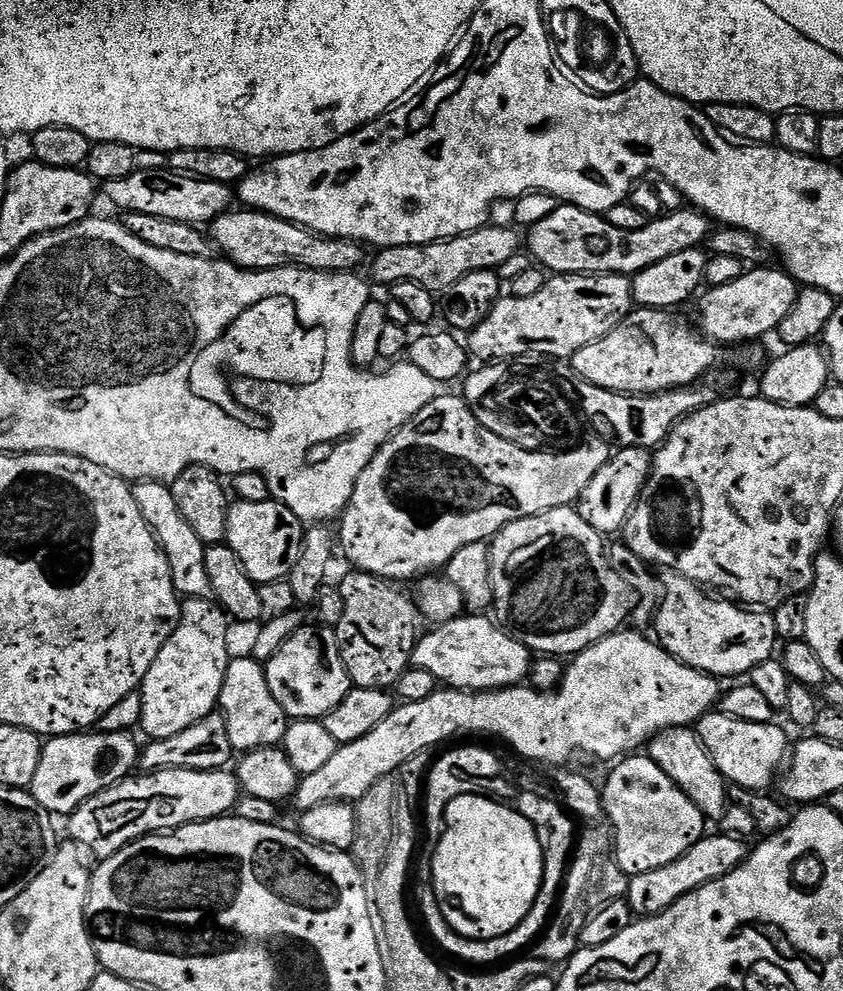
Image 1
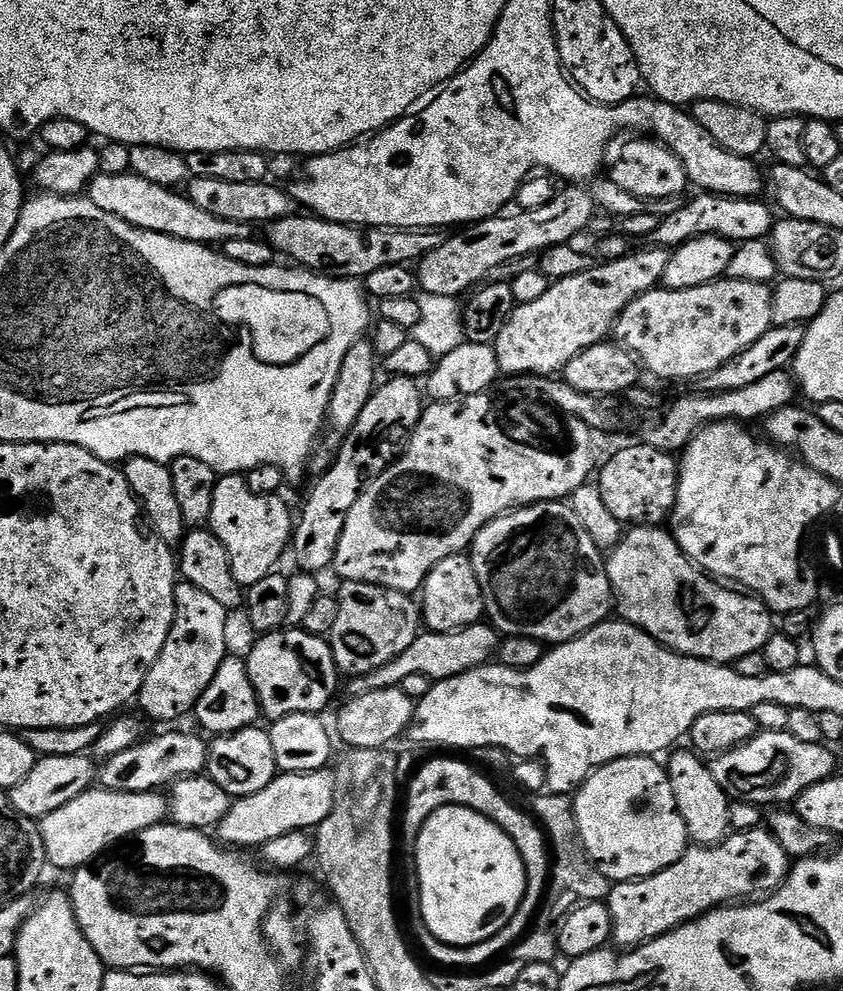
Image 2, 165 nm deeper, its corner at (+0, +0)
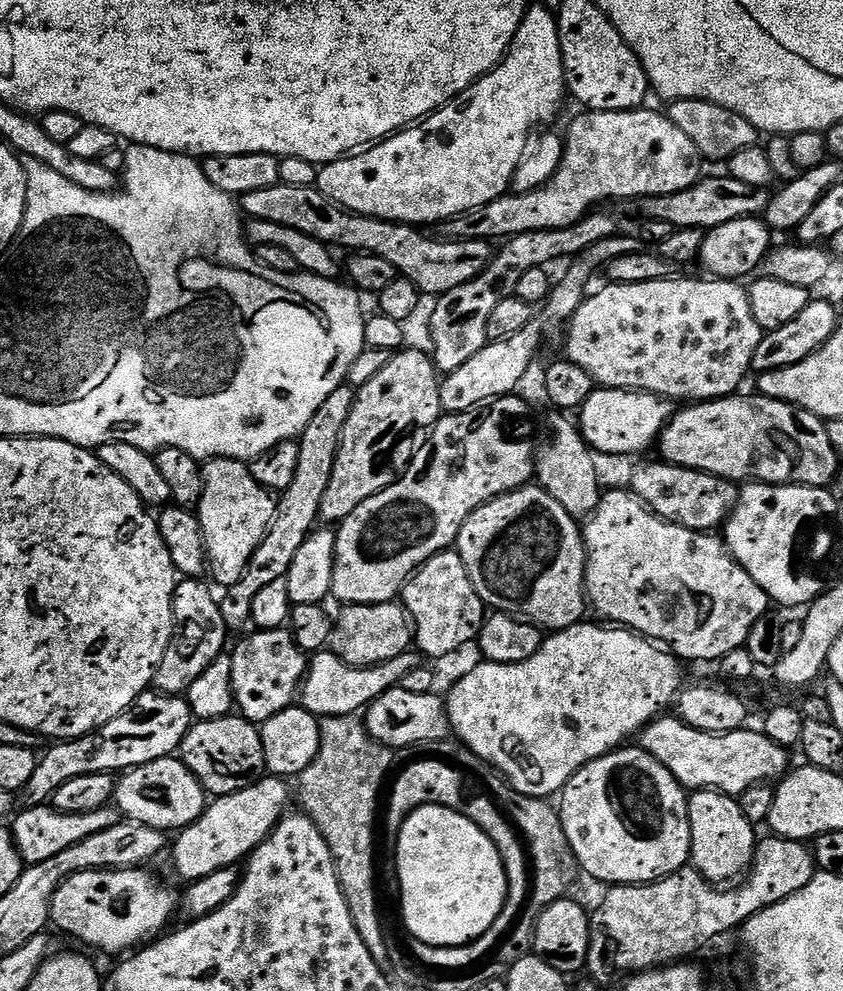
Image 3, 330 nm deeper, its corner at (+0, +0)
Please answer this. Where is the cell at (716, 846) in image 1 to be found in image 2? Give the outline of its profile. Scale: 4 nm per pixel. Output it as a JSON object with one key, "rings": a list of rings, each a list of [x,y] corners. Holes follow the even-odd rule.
{"rings":[[[767,827],[751,828],[745,832],[733,831],[720,844],[698,844],[689,846],[666,870],[645,880],[621,880],[609,887],[606,903],[612,919],[612,940],[620,950],[631,950],[641,944],[649,944],[654,938],[673,932],[678,926],[697,920],[710,910],[722,908],[737,902],[755,902],[763,897],[771,896],[784,885],[788,877],[790,861],[786,850],[778,846],[778,838],[774,838]]]}

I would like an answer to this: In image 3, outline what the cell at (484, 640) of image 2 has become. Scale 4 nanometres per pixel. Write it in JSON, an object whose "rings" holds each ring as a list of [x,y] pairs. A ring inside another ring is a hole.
{"rings":[[[331,650],[317,652],[309,659],[304,683],[300,685],[299,707],[314,713],[317,718],[355,716],[363,713],[379,696],[399,686],[402,678],[406,678],[410,670],[421,667],[421,664],[421,657],[412,650],[398,654],[398,658],[390,658],[390,662],[382,662],[369,668],[351,668],[341,656]]]}

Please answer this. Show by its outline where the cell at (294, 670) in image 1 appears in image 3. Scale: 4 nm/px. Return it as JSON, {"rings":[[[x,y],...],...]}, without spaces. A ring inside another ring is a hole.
{"rings":[[[287,627],[266,628],[253,633],[249,640],[231,649],[232,693],[239,715],[259,726],[274,718],[274,714],[293,707],[300,685],[304,683],[309,657],[294,642]]]}

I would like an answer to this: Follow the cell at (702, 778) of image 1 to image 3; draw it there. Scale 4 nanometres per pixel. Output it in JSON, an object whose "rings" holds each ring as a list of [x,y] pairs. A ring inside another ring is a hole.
{"rings":[[[701,788],[689,795],[688,817],[692,843],[691,867],[717,886],[739,881],[751,869],[758,843],[757,829],[748,821],[746,814],[742,814],[739,799],[711,788]]]}

